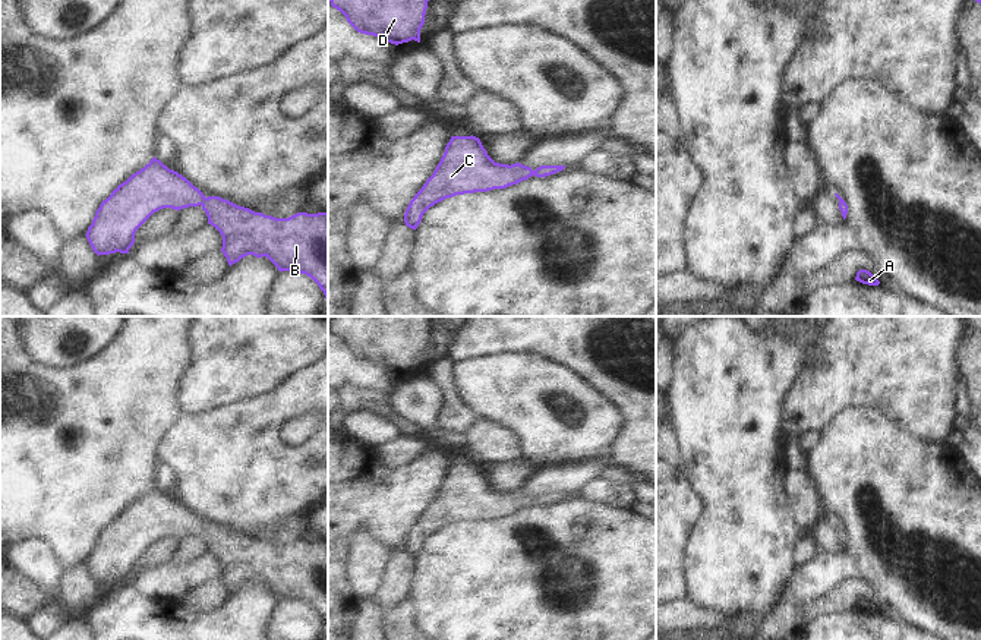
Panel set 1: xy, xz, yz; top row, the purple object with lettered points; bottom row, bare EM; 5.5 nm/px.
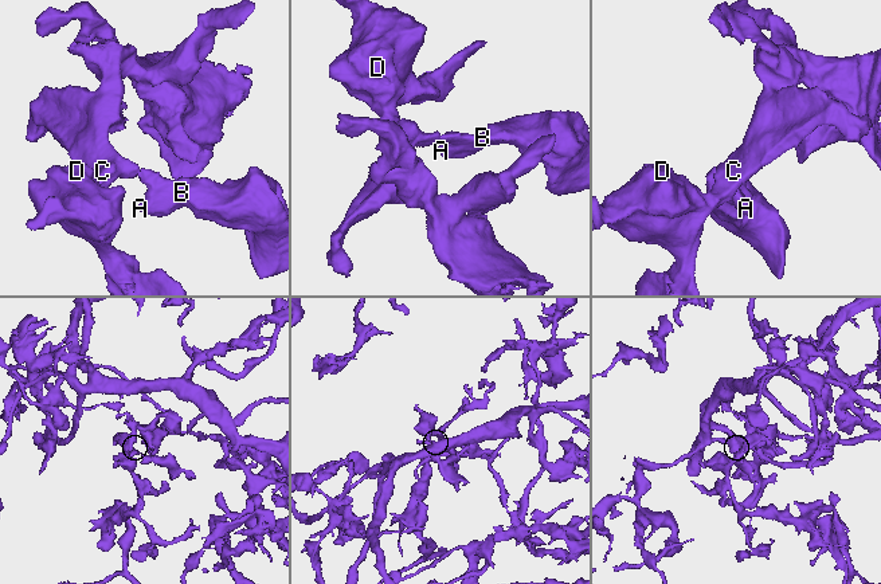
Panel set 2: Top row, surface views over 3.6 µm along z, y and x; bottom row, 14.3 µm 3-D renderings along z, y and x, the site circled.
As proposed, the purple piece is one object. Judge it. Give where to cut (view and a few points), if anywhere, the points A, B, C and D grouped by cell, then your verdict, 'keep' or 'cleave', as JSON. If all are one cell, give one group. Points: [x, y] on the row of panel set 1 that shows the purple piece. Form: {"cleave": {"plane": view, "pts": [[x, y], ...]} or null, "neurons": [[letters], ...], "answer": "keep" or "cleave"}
{"cleave": null, "neurons": [["A", "B", "C", "D"]], "answer": "keep"}

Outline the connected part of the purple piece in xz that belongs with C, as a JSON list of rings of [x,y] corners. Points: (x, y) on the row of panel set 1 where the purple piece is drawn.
[[[451,136],[433,174],[410,201],[404,223],[416,230],[423,214],[435,204],[455,195],[505,189],[531,176],[546,177],[565,165],[531,167],[495,163],[476,136]]]

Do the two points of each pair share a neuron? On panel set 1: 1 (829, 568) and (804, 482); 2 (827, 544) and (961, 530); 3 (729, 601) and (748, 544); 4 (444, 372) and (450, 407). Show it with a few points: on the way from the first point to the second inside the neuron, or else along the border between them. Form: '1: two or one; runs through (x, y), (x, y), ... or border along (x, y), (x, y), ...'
1: two; border along (813, 481), (825, 513)
2: two; border along (845, 548), (838, 552), (817, 554)
3: one; runs through (734, 586), (735, 567), (740, 558)
4: one; runs through (444, 381), (450, 399)

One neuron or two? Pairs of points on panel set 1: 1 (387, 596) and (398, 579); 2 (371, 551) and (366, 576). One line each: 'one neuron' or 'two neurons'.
1: one neuron
2: one neuron

